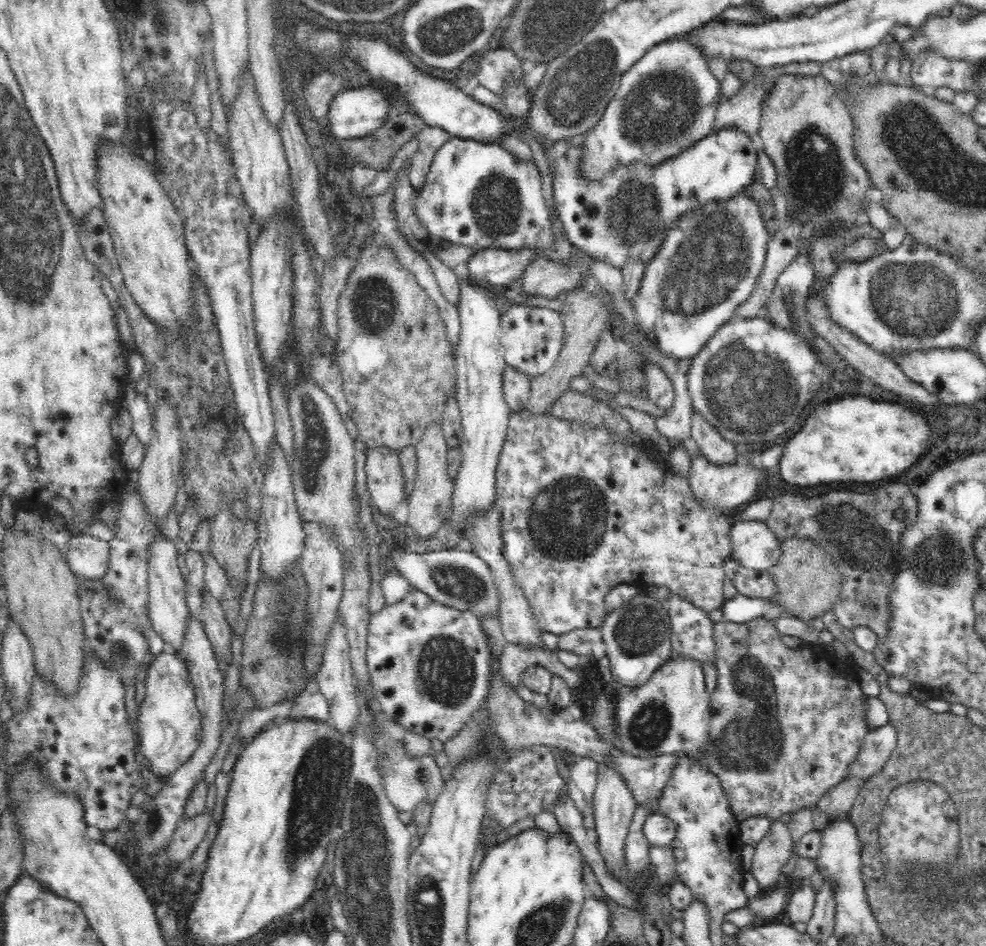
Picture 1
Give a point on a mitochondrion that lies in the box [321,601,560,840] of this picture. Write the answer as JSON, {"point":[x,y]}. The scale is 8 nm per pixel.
{"point":[447,671]}

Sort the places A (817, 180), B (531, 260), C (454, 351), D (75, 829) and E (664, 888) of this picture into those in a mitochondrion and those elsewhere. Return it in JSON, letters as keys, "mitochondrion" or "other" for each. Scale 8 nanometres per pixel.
{"A":"mitochondrion","B":"other","C":"other","D":"other","E":"other"}

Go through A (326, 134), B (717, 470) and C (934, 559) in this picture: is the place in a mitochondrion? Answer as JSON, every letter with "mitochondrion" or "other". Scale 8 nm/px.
{"A":"other","B":"other","C":"mitochondrion"}

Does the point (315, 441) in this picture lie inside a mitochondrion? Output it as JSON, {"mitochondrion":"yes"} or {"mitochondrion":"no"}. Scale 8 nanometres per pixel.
{"mitochondrion":"yes"}

